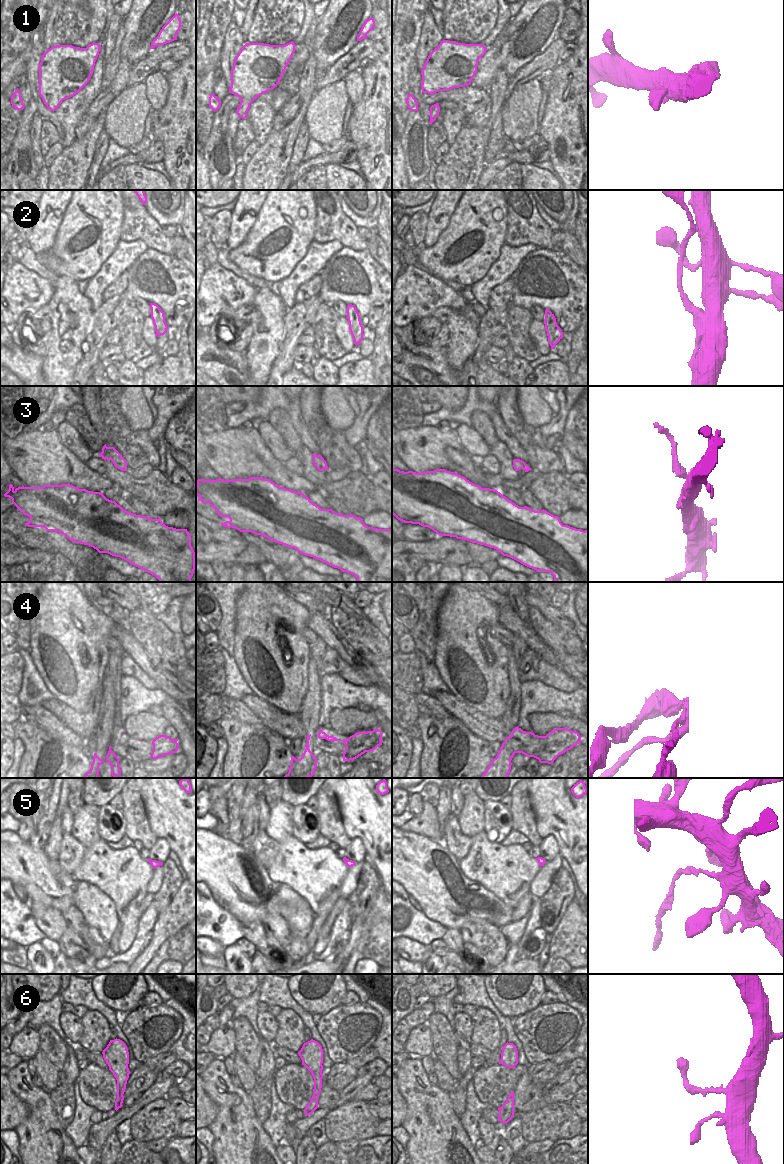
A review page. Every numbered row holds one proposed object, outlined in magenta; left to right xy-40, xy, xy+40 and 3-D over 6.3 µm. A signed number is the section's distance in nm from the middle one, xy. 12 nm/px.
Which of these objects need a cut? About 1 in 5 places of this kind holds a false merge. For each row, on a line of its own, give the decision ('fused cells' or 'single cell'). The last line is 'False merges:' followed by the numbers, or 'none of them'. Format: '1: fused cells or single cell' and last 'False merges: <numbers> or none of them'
1: single cell
2: fused cells
3: fused cells
4: fused cells
5: fused cells
6: single cell
False merges: 2, 3, 4, 5

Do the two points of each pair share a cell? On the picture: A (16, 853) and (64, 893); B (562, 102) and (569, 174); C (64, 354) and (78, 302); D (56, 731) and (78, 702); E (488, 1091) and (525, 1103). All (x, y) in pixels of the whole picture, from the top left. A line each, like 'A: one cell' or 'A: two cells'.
A: one cell
B: one cell
C: one cell
D: two cells
E: two cells

